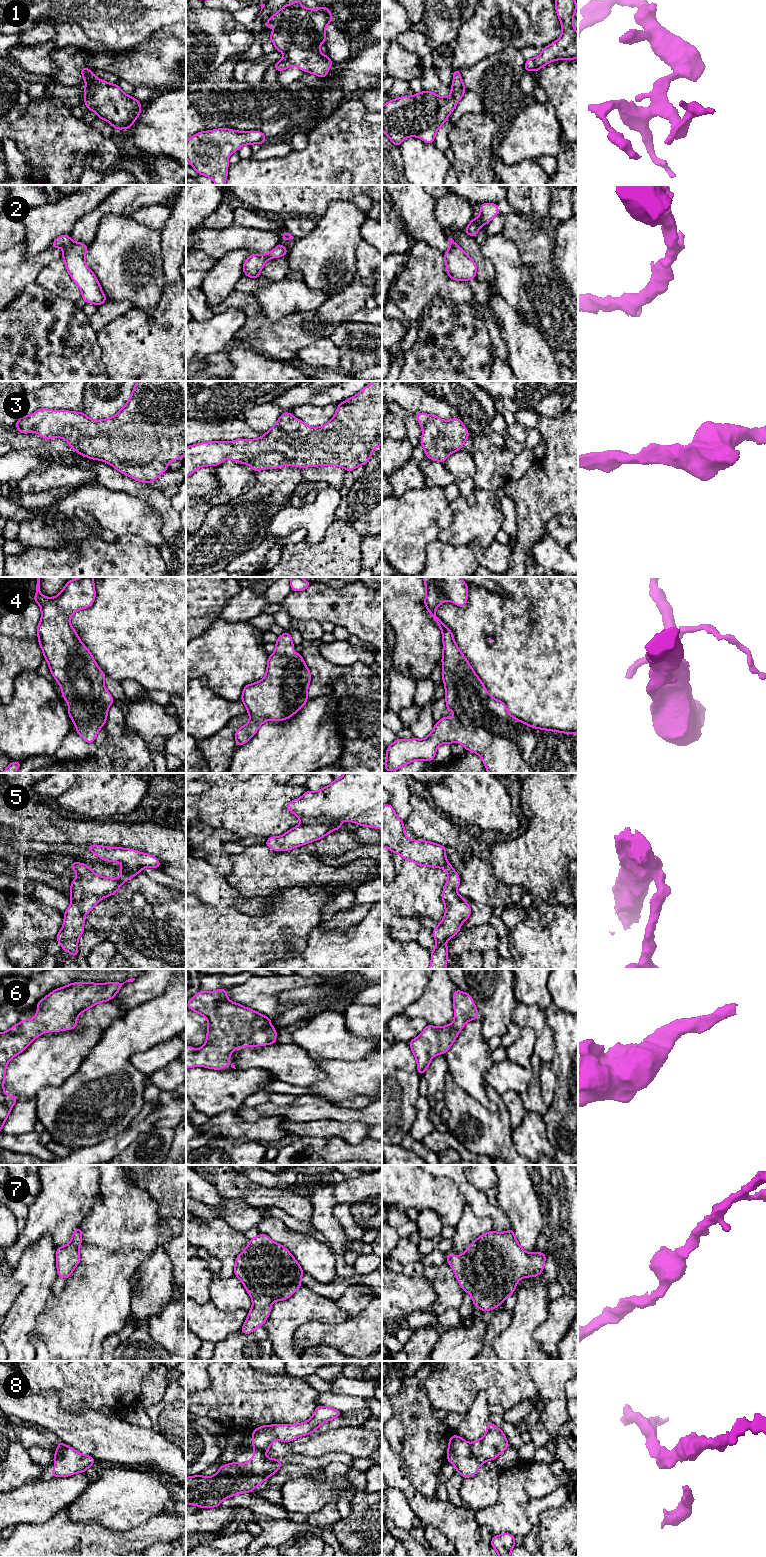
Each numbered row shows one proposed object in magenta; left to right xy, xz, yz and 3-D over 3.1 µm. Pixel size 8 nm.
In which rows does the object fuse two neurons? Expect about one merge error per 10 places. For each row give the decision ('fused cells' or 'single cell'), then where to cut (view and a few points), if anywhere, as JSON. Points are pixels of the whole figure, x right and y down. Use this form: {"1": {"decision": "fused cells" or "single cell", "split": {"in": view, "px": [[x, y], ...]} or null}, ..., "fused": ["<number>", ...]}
{"1": {"decision": "single cell", "split": null}, "2": {"decision": "single cell", "split": null}, "3": {"decision": "single cell", "split": null}, "4": {"decision": "single cell", "split": null}, "5": {"decision": "single cell", "split": null}, "6": {"decision": "single cell", "split": null}, "7": {"decision": "single cell", "split": null}, "8": {"decision": "fused cells", "split": {"in": "yz", "px": [[469, 1443], [472, 1453], [481, 1463]]}}, "fused": ["8"]}

